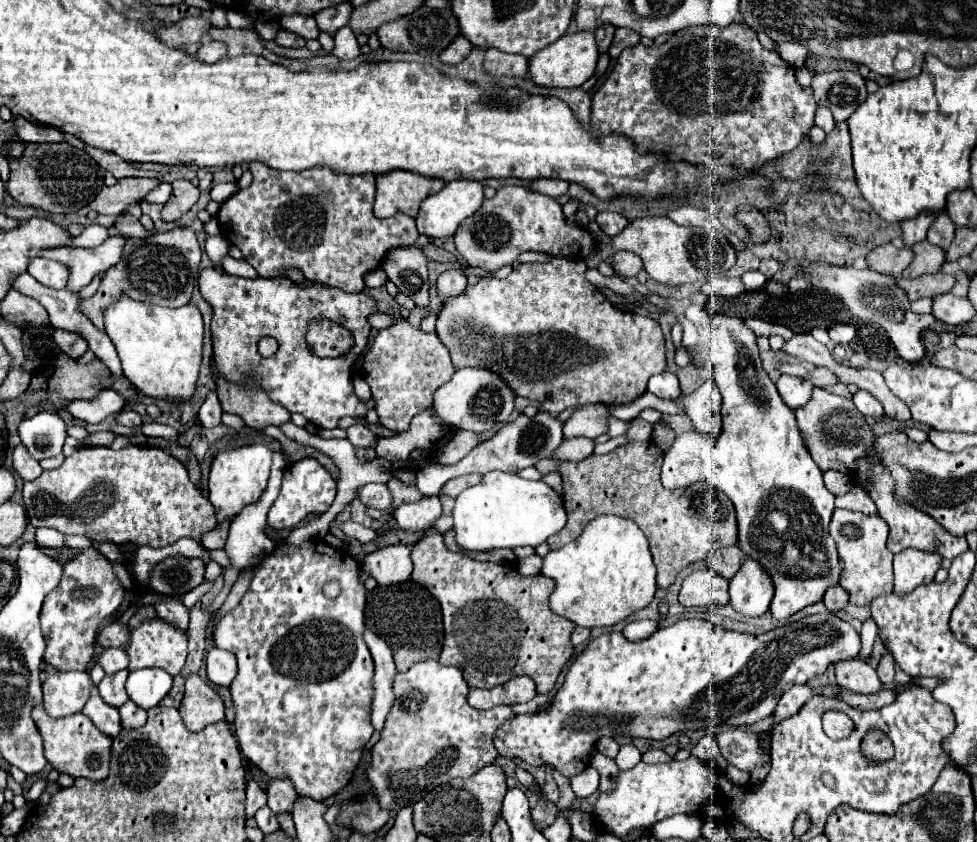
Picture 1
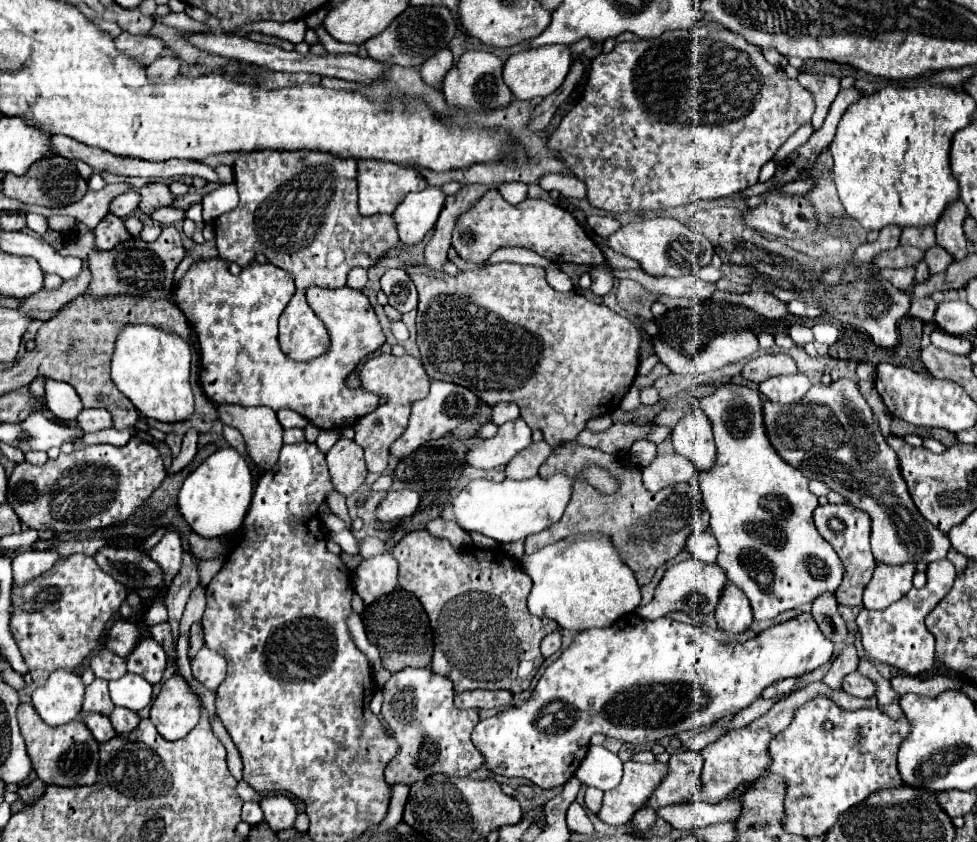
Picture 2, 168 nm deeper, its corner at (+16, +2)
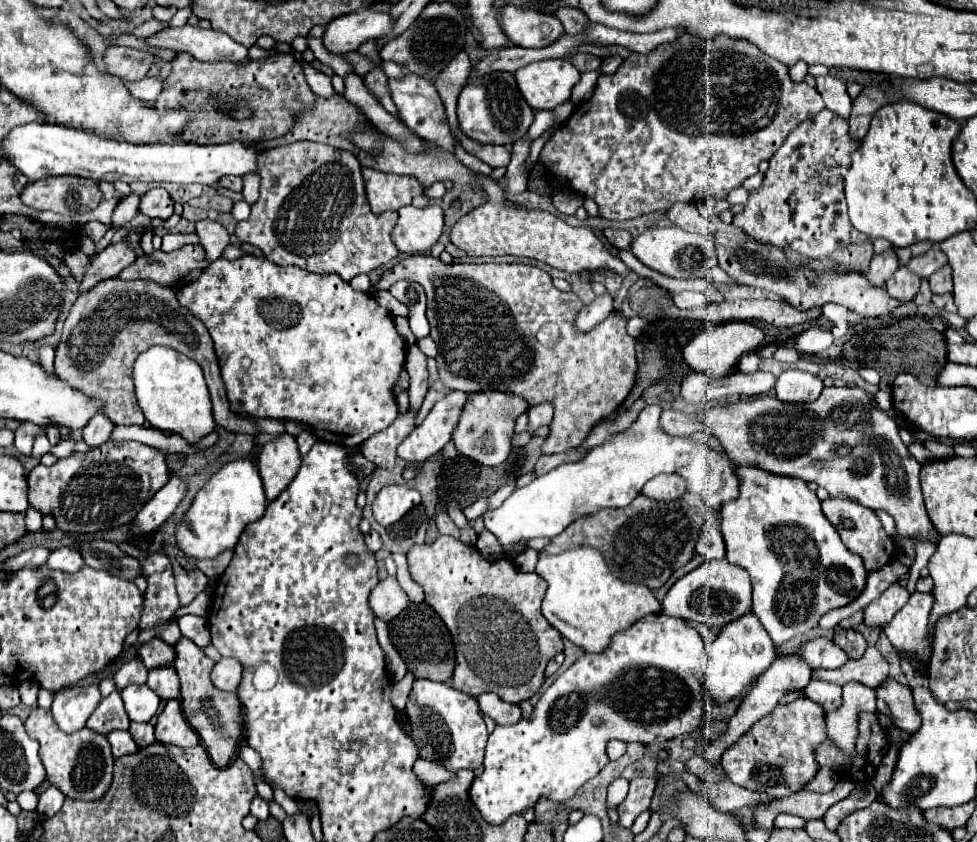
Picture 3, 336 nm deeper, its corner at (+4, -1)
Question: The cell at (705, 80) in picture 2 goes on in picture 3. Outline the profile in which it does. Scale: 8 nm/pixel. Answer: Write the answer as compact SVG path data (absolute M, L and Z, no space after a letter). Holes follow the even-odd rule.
M682 33L676 41L656 47L652 53L630 55L628 59L624 59L624 63L618 67L618 71L602 75L598 79L592 99L582 103L576 109L576 115L572 115L570 121L566 121L560 129L556 129L552 139L544 145L544 149L540 153L540 161L548 167L550 175L566 179L574 191L578 191L580 195L592 197L598 203L602 217L624 221L624 219L634 219L634 217L654 213L654 211L668 211L678 201L698 203L708 197L726 199L732 189L742 187L742 183L750 175L758 173L760 161L770 159L780 149L780 145L786 141L786 137L800 123L818 115L822 109L824 109L824 101L820 99L820 93L816 91L816 87L810 87L804 81L794 83L788 77L788 67L784 67L784 63L764 55L754 43L748 43L746 39L730 39L728 35L718 35L716 39L704 39L696 33Z

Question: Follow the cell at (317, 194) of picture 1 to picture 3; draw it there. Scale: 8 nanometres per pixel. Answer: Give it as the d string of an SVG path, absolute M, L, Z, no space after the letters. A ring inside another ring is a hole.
M296 141L292 145L266 149L256 157L260 183L260 197L252 205L252 213L246 221L236 225L236 237L242 243L252 243L264 251L264 255L276 265L296 265L312 273L336 273L344 281L360 273L370 273L398 257L398 249L392 241L392 231L398 221L396 211L374 215L366 201L362 165L350 151L334 149L330 145Z

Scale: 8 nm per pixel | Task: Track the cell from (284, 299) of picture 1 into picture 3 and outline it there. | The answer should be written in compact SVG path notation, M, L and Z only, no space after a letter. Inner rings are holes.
M242 255L236 261L226 261L226 259L216 259L214 263L210 263L202 275L192 281L186 283L178 289L178 299L184 307L188 307L210 331L212 341L214 341L214 349L218 355L218 363L220 363L220 373L222 373L222 381L226 385L226 395L230 401L230 409L238 415L250 415L250 417L276 417L276 419L296 419L308 425L308 429L320 439L320 441L328 441L328 443L336 443L336 445L344 445L344 447L358 447L360 443L364 443L364 439L368 439L370 435L386 429L398 415L398 405L394 399L394 393L390 391L394 381L398 379L400 369L404 367L404 355L406 355L406 343L404 339L398 335L392 315L378 305L376 297L370 293L360 293L354 291L350 287L350 283L344 283L338 275L318 275L318 273L310 273L304 271L300 267L280 267L274 265L272 261L262 261L256 259L254 255Z

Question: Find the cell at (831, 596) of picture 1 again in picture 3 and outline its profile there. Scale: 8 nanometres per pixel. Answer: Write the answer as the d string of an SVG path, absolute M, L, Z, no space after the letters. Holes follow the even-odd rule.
M838 625L838 627L832 631L832 639L834 639L834 643L836 643L838 647L842 647L842 649L846 651L846 655L852 657L852 659L858 659L858 657L864 653L864 649L866 649L864 637L862 637L858 631L854 631L852 627L842 627L842 625Z

